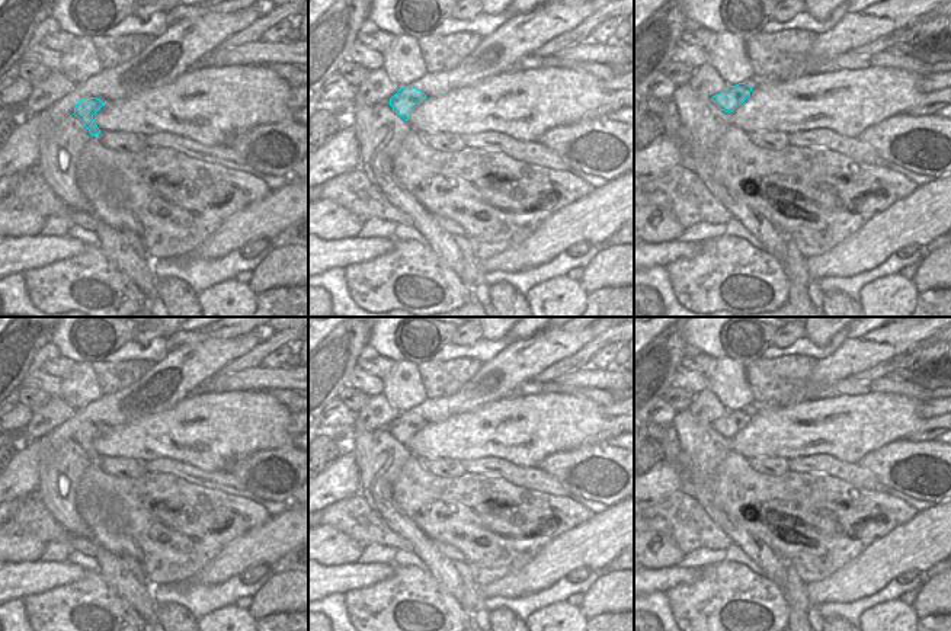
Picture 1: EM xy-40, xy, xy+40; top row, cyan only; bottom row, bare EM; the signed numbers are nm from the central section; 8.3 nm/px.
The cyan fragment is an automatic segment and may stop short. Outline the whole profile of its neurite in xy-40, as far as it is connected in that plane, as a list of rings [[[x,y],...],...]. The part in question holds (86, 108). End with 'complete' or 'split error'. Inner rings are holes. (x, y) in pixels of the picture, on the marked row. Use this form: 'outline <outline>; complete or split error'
outline [[[83,97],[74,108],[74,116],[77,116],[83,125],[89,129],[90,135],[100,134],[93,115],[100,110],[105,103],[96,97]]]; complete

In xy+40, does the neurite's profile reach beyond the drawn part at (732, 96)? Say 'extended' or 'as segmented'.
as segmented

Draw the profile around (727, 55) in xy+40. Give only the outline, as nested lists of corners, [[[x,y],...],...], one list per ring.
[[[730,31],[714,35],[714,45],[707,51],[710,64],[727,86],[747,83],[755,77],[745,39]]]

